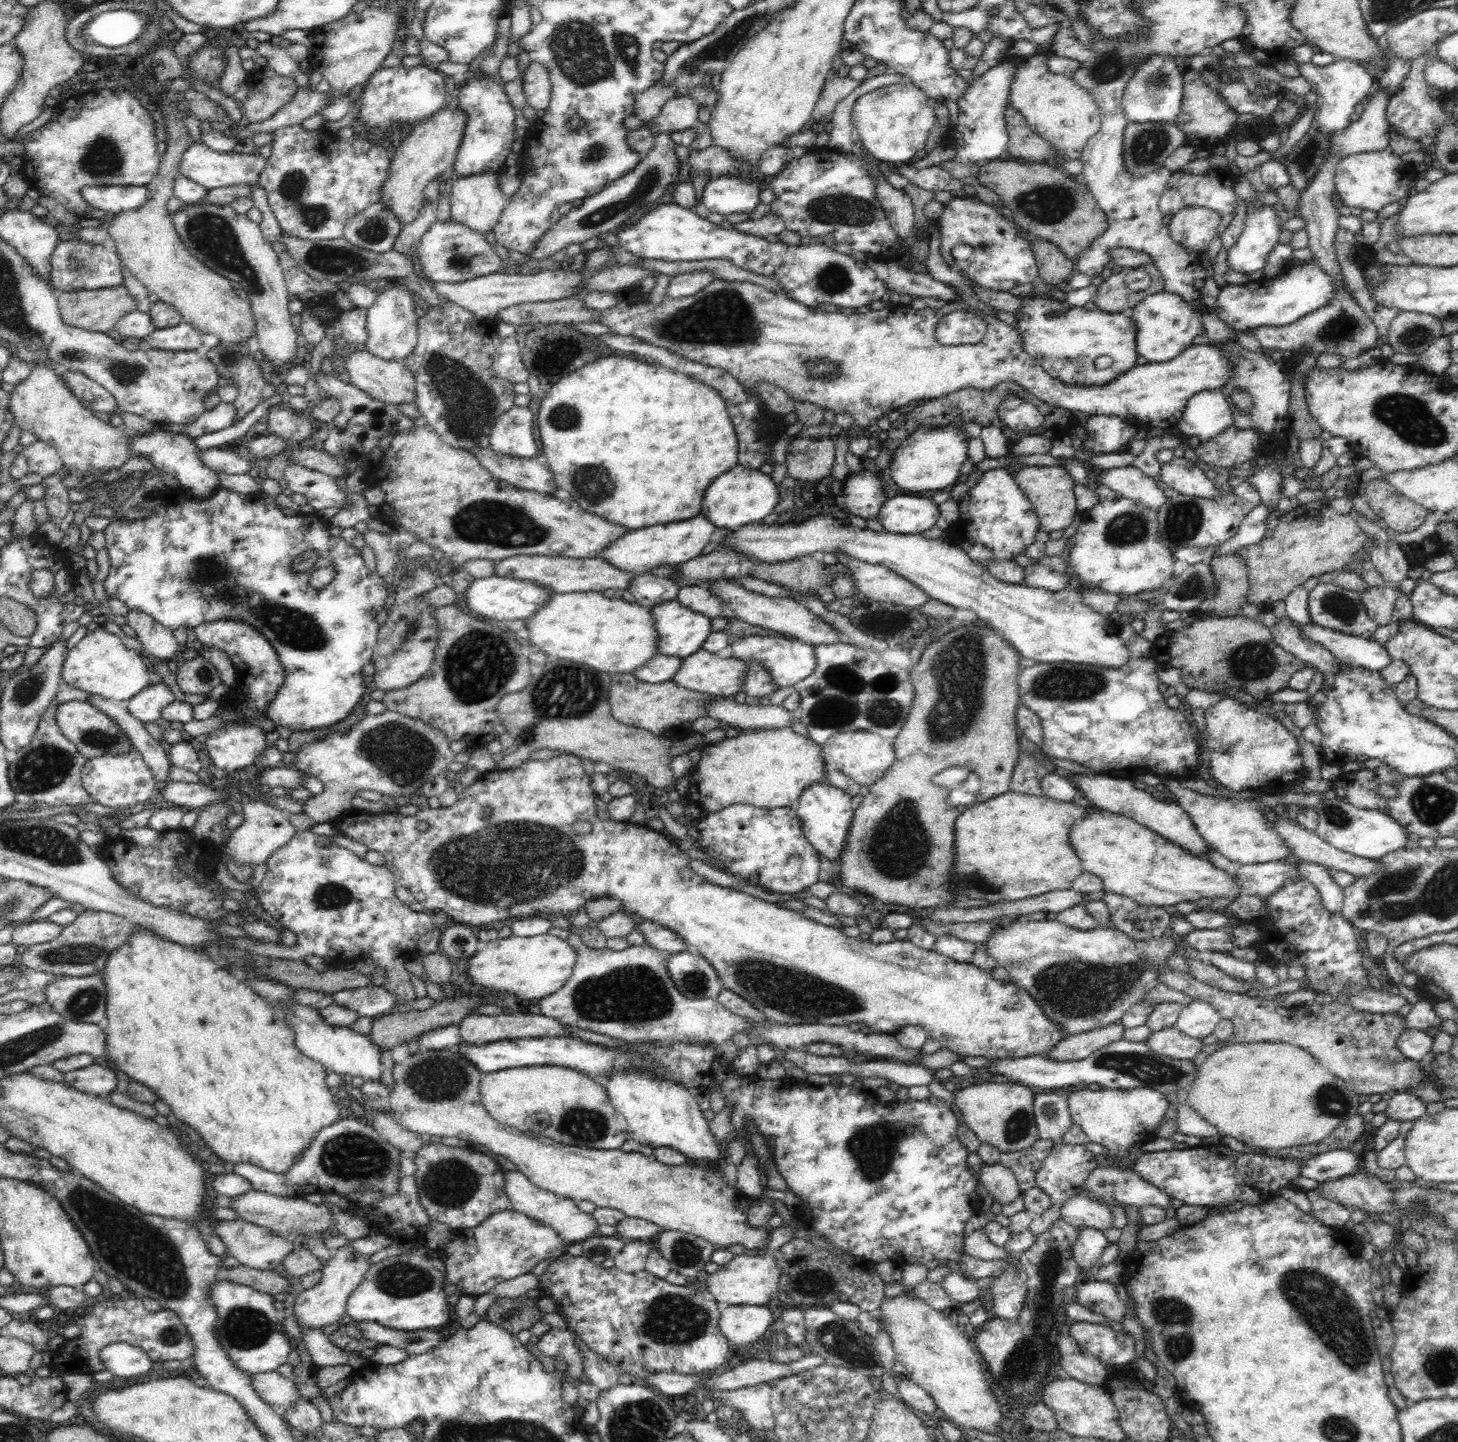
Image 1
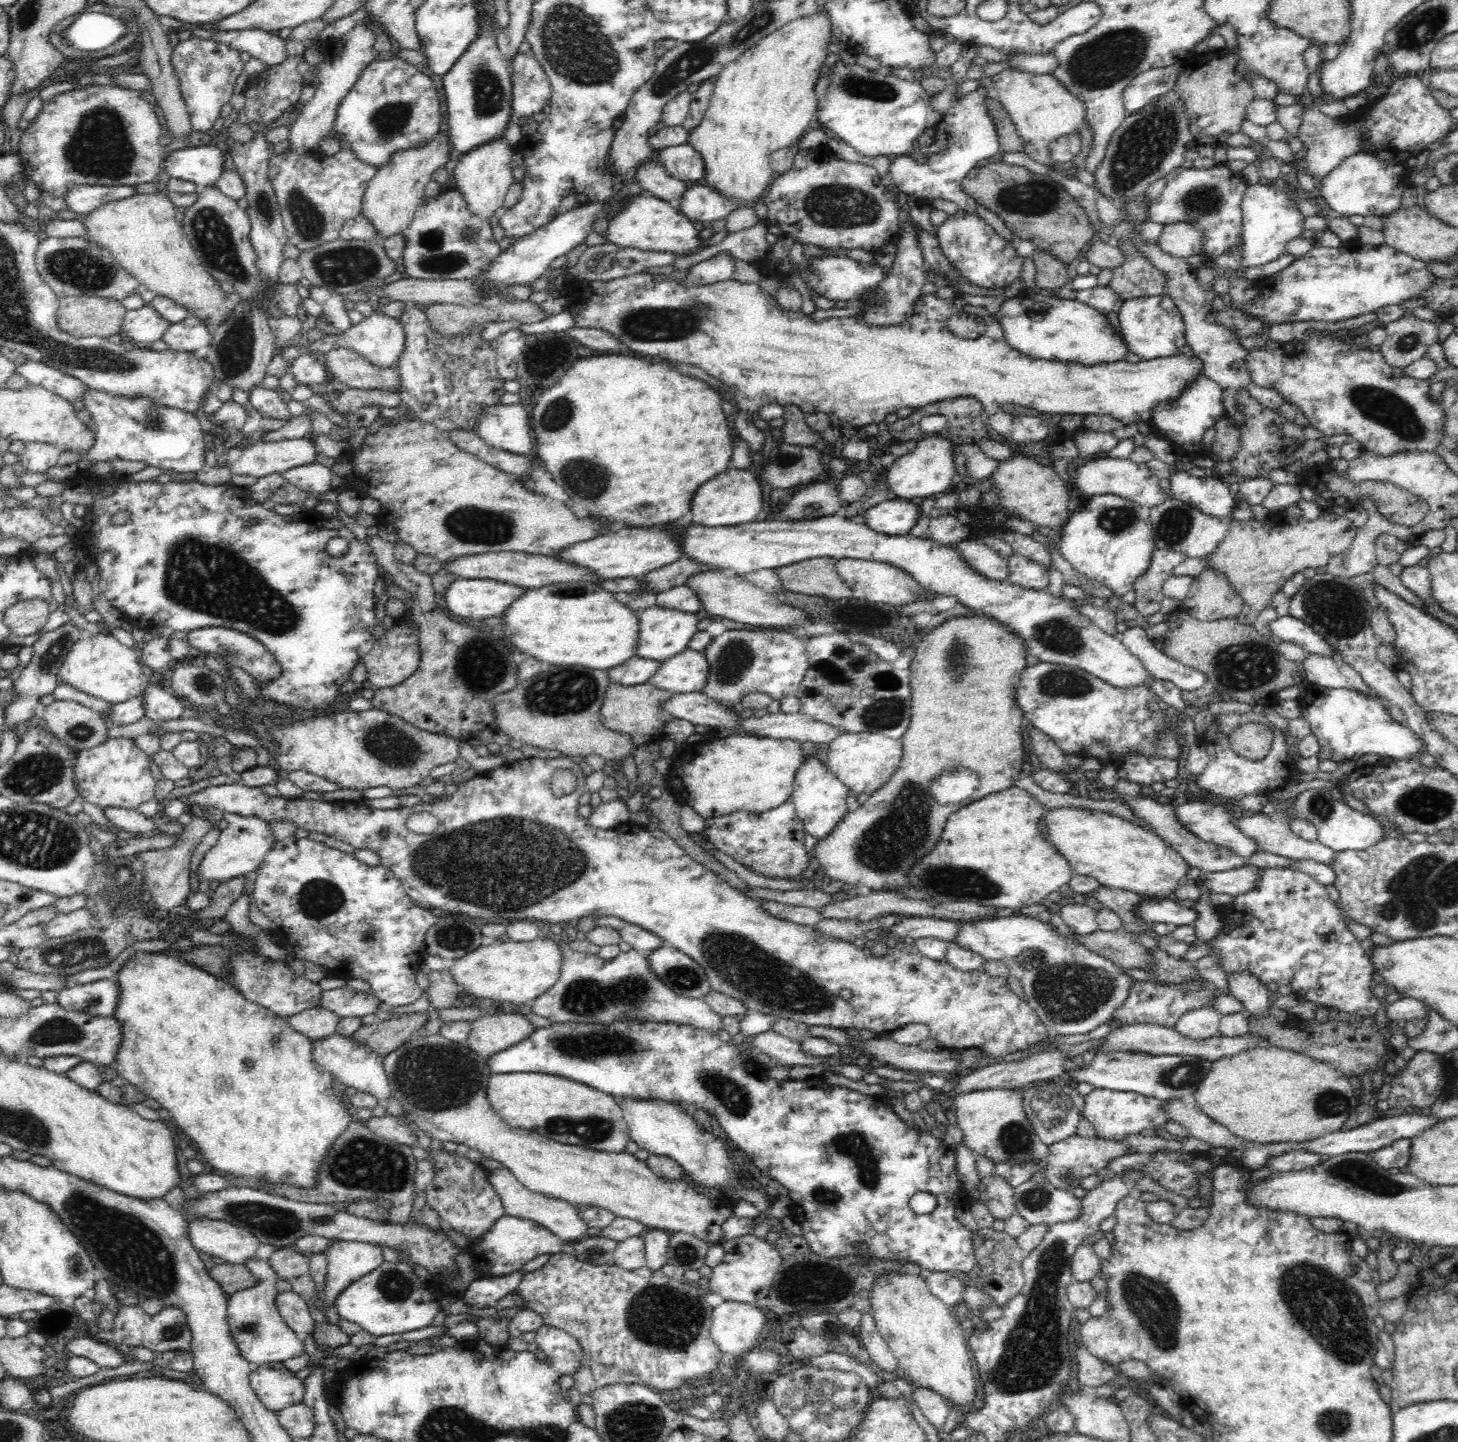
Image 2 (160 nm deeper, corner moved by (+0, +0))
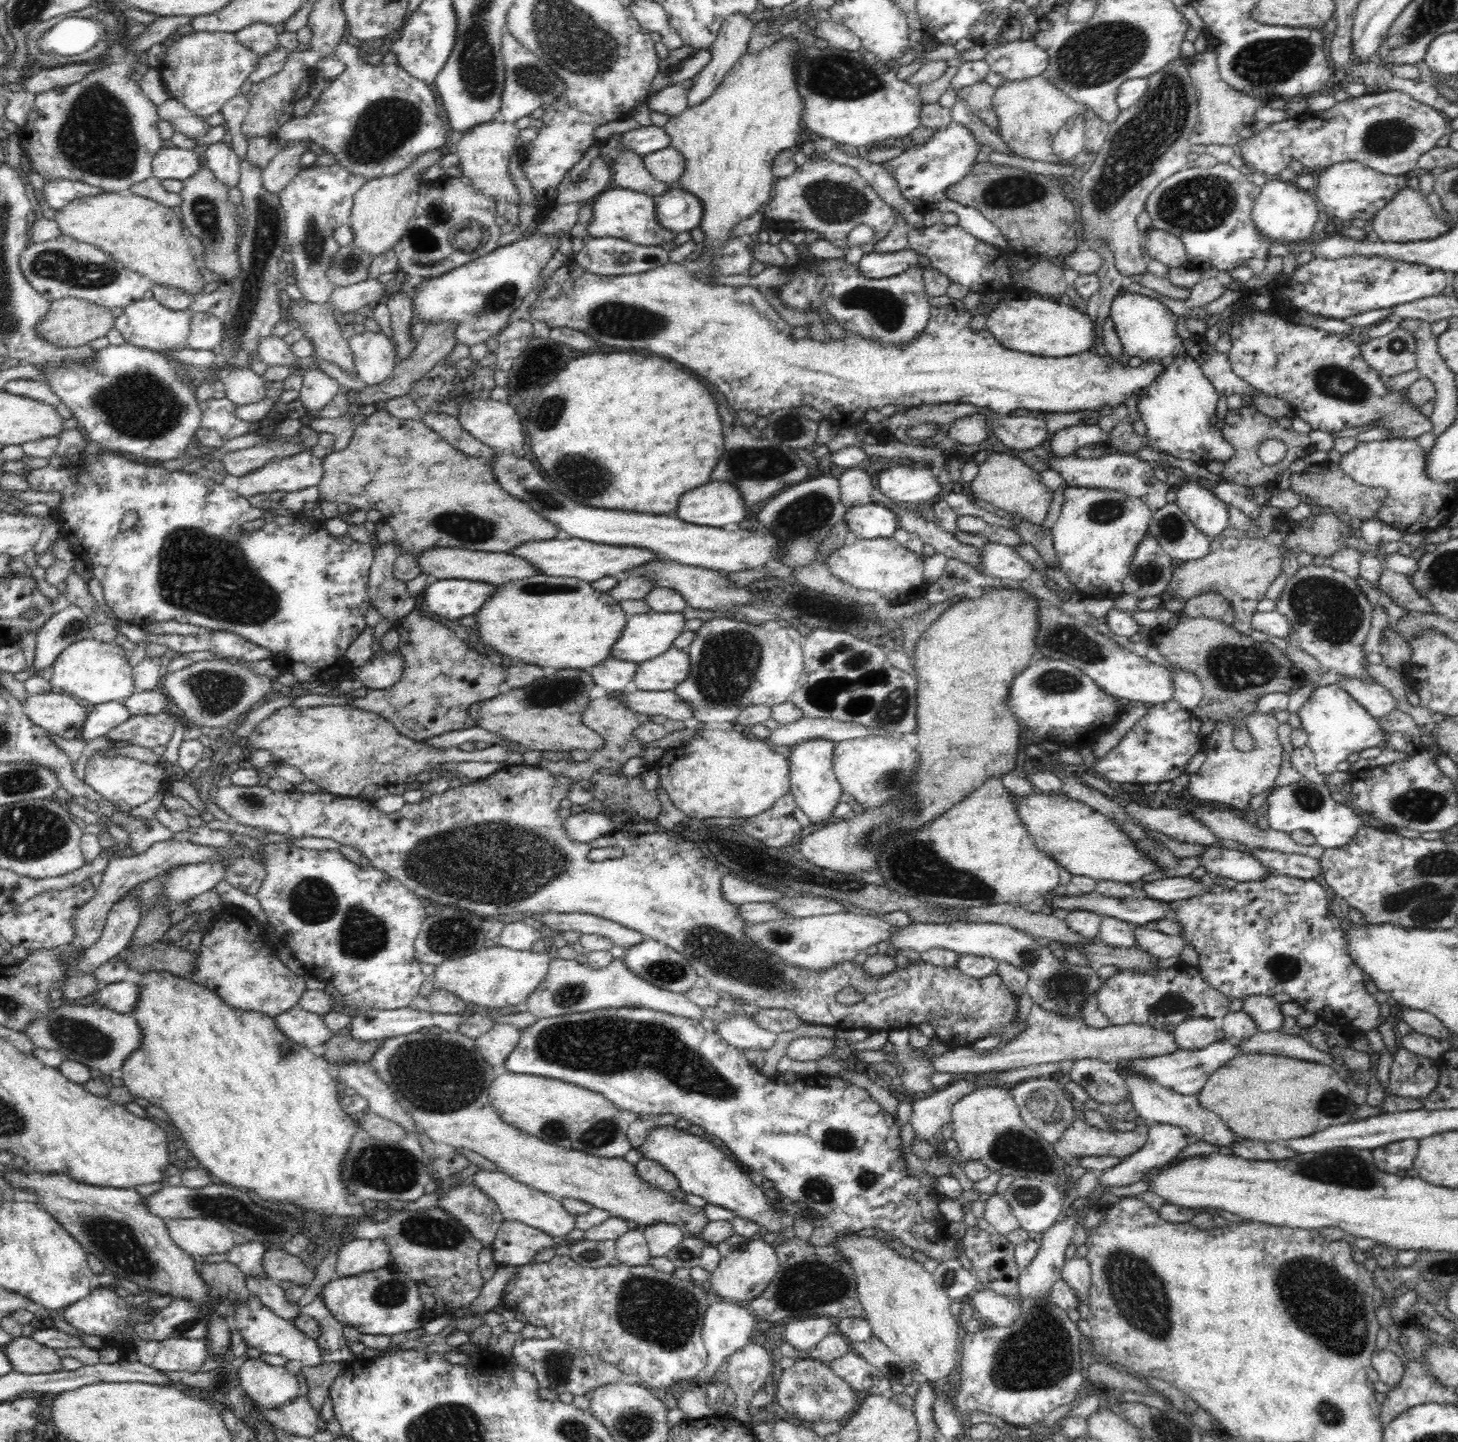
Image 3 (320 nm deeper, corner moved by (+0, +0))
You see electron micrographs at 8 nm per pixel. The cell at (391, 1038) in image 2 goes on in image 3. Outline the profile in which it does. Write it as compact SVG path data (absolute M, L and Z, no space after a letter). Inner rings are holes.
M348 1032L334 1034L324 1044L324 1057L329 1063L342 1064L342 1062L369 1061L384 1040L356 1040Z

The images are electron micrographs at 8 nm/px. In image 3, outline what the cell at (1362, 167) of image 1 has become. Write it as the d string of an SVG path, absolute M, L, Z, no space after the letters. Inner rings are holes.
M1356 161L1337 163L1320 174L1318 186L1315 188L1317 203L1339 224L1350 223L1354 219L1369 221L1386 204L1390 204L1396 192L1408 187L1407 178L1408 176L1384 175Z

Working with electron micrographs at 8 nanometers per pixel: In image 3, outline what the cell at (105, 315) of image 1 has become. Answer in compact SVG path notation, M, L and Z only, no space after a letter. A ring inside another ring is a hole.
M66 298L50 303L48 314L35 324L35 329L44 340L58 348L74 348L106 336L115 327L114 323L115 318L110 309L98 307L86 300Z

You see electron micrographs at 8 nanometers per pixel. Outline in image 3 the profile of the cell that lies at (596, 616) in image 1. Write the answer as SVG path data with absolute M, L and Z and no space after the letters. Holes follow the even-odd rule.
M532 575L525 579L506 581L495 585L490 598L474 613L478 640L496 652L516 660L514 663L552 666L558 669L579 669L591 667L610 659L610 650L618 644L618 637L628 620L619 602L607 592L600 592L589 582L573 577Z

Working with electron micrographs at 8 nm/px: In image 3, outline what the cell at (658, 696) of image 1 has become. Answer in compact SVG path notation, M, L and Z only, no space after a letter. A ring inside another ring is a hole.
M617 693L592 700L586 706L584 714L582 714L582 723L604 739L604 746L598 748L597 751L592 751L592 754L586 761L577 762L566 757L562 761L554 762L541 758L539 767L548 770L554 776L562 775L562 777L568 777L568 779L574 779L574 781L580 781L584 784L592 774L601 768L619 770L629 758L642 756L646 742L638 740L633 735L633 732L640 724L646 724L646 722L650 722L650 717L628 709L622 703L622 700L619 700Z

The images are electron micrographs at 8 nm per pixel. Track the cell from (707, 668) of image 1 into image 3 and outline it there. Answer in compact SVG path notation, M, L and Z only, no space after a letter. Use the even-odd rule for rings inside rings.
M670 648L662 656L638 663L633 688L648 692L672 691L690 674L690 657L686 650Z

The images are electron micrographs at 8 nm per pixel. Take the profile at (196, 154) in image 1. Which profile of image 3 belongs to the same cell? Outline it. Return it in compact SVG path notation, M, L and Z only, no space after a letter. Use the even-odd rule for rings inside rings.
M179 147L161 148L152 160L152 177L162 180L180 180L182 182L194 176L200 168L196 149Z

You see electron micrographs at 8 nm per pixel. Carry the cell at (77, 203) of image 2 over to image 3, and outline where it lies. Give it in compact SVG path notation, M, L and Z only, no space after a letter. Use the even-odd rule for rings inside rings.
M52 180L44 186L43 196L50 209L58 211L62 210L66 204L70 204L72 200L78 200L84 196L98 196L105 192L97 187L90 187L90 184L74 180Z

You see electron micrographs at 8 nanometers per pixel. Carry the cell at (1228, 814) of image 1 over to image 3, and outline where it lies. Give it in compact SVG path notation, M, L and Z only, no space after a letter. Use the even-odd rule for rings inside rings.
M1134 801L1124 807L1126 812L1141 826L1147 826L1150 830L1161 832L1174 840L1208 846L1216 842L1217 836L1189 812L1164 806L1144 807Z

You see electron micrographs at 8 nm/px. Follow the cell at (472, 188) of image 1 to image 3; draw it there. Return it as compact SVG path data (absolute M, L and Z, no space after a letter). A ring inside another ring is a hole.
M497 117L493 121L474 125L474 128L463 132L457 144L459 166L462 168L463 176L472 182L479 194L493 198L497 203L504 201L518 205L518 202L521 202L519 191L509 173L509 163L518 151L515 142L519 131L514 123L507 123Z

